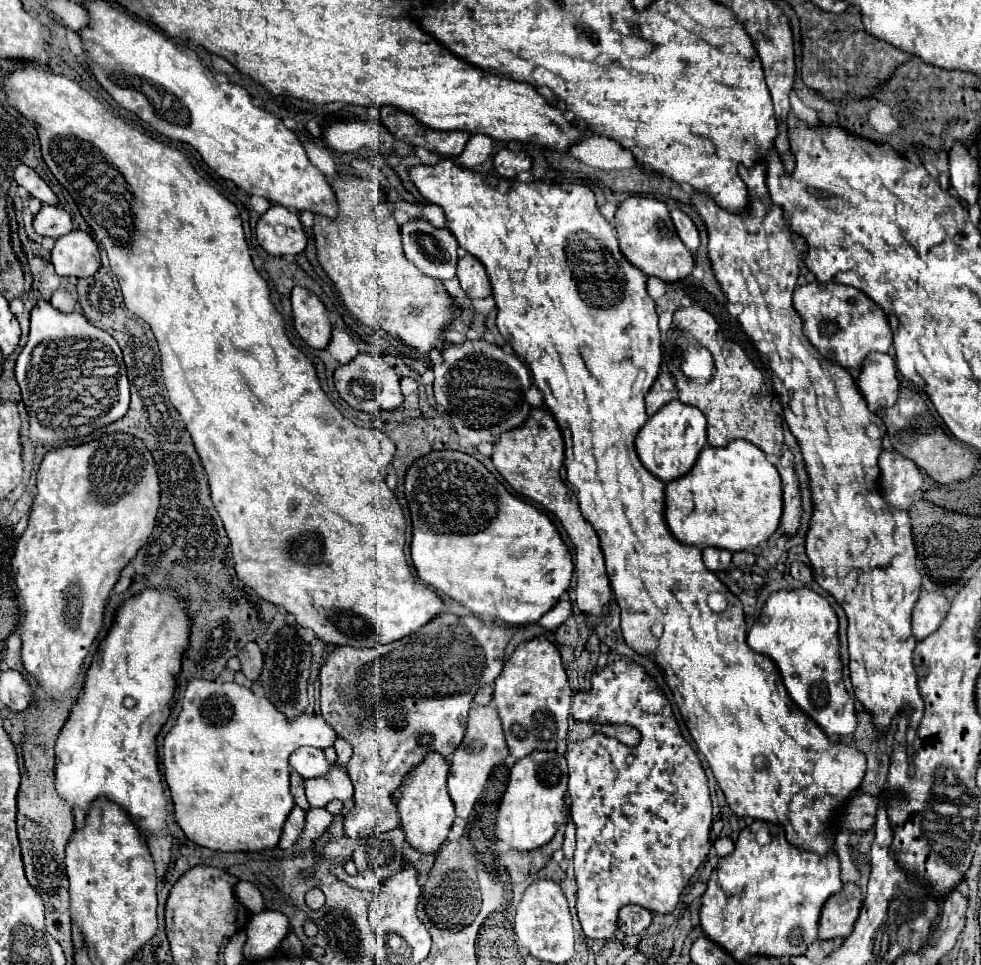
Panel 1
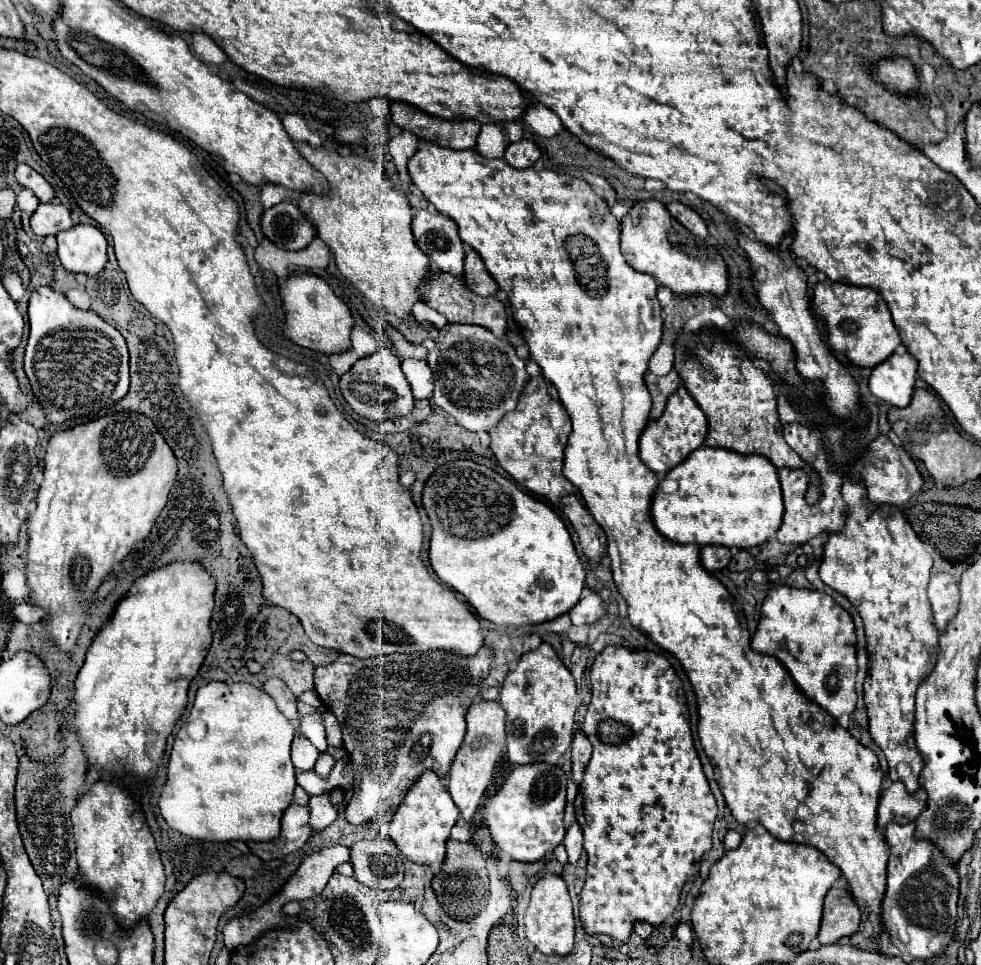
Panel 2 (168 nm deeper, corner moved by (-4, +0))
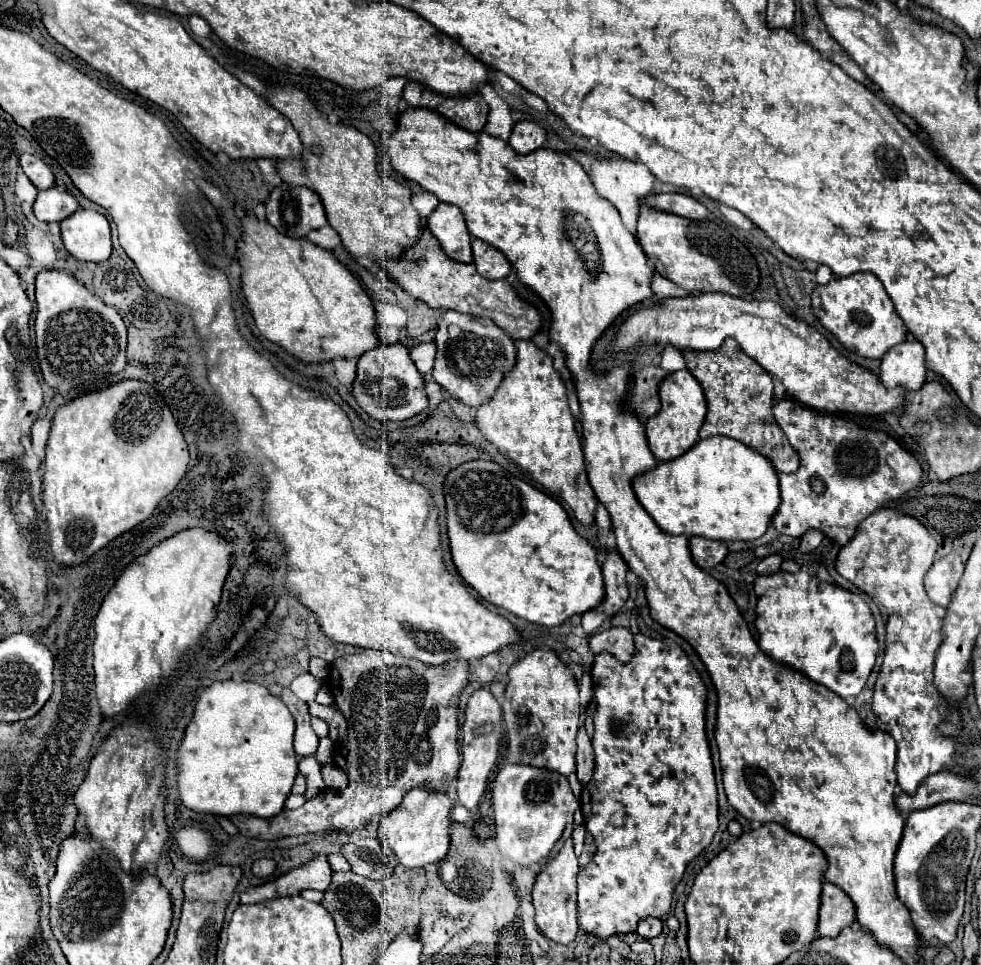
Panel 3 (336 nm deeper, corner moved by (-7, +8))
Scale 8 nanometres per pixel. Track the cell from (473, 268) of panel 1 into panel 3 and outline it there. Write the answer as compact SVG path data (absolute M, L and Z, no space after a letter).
M473 239L473 261L485 279L505 279L511 271L509 259L499 249L483 243L481 239Z

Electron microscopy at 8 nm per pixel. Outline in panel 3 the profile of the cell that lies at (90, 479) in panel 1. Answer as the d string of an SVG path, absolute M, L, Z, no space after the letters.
M123 379L61 405L49 431L41 497L55 561L61 565L79 565L111 539L149 519L159 501L177 487L187 463L187 443L173 413L165 399L141 379Z

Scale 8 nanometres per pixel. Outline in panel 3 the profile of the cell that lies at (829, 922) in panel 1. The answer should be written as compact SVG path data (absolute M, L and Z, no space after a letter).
M823 883L821 905L819 905L819 927L821 937L837 937L843 927L855 921L853 901L833 883Z

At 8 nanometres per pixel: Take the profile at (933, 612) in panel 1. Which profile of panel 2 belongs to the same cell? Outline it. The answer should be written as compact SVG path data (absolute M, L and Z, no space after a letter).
M938 573L932 575L930 585L928 585L928 599L932 607L932 621L938 631L944 631L946 625L954 619L956 609L958 609L958 583L952 575L948 573Z

